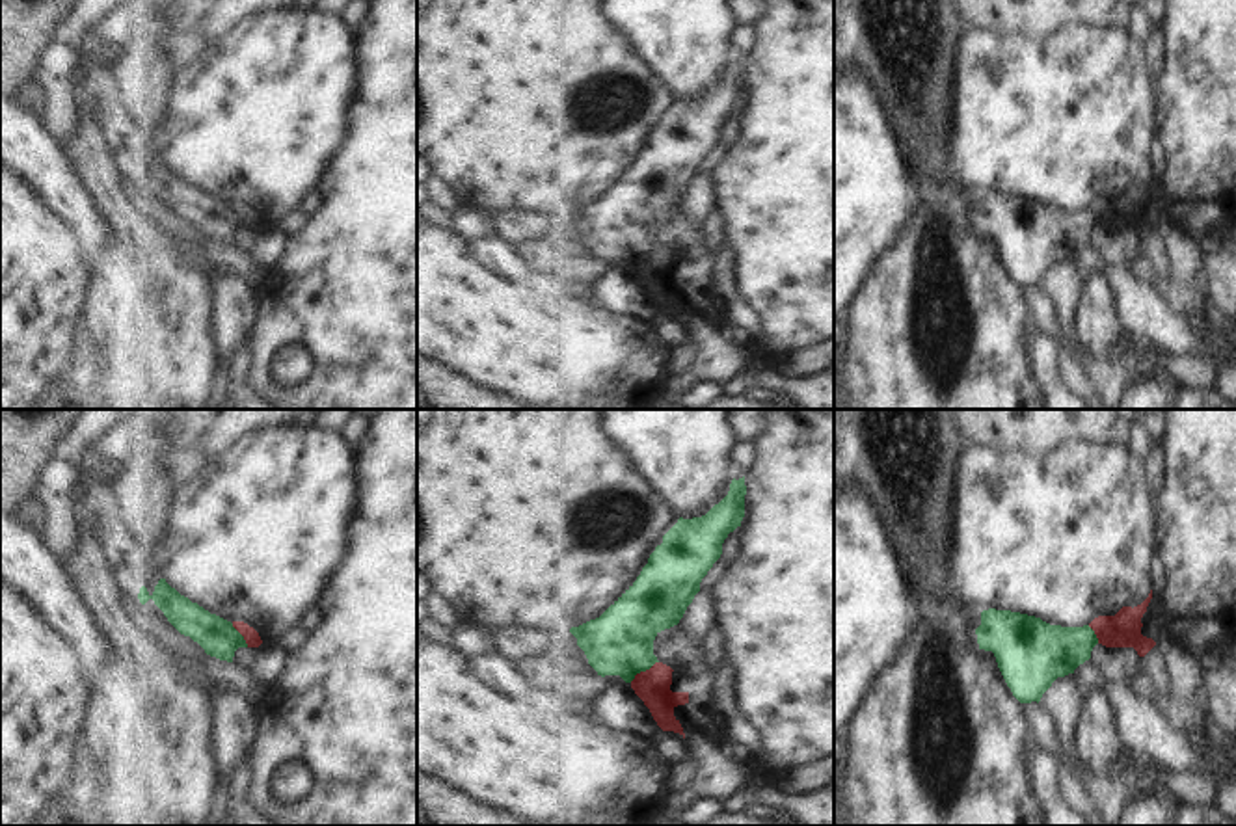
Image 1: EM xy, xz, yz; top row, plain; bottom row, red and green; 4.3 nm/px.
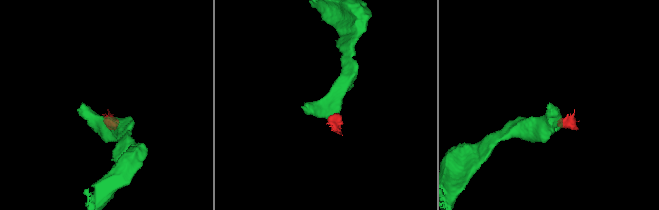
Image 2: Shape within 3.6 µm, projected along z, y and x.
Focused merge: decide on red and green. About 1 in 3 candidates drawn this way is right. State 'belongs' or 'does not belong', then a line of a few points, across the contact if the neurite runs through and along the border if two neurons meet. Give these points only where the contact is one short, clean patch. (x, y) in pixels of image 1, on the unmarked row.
does not belong

